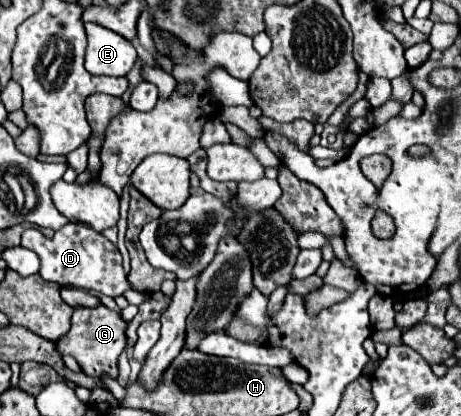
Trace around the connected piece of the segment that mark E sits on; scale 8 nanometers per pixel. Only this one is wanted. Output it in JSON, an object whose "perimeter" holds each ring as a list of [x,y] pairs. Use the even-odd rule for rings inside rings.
{"perimeter":[[[85,24],[85,68],[93,76],[127,76],[137,62],[137,52],[123,36],[95,24]]]}

